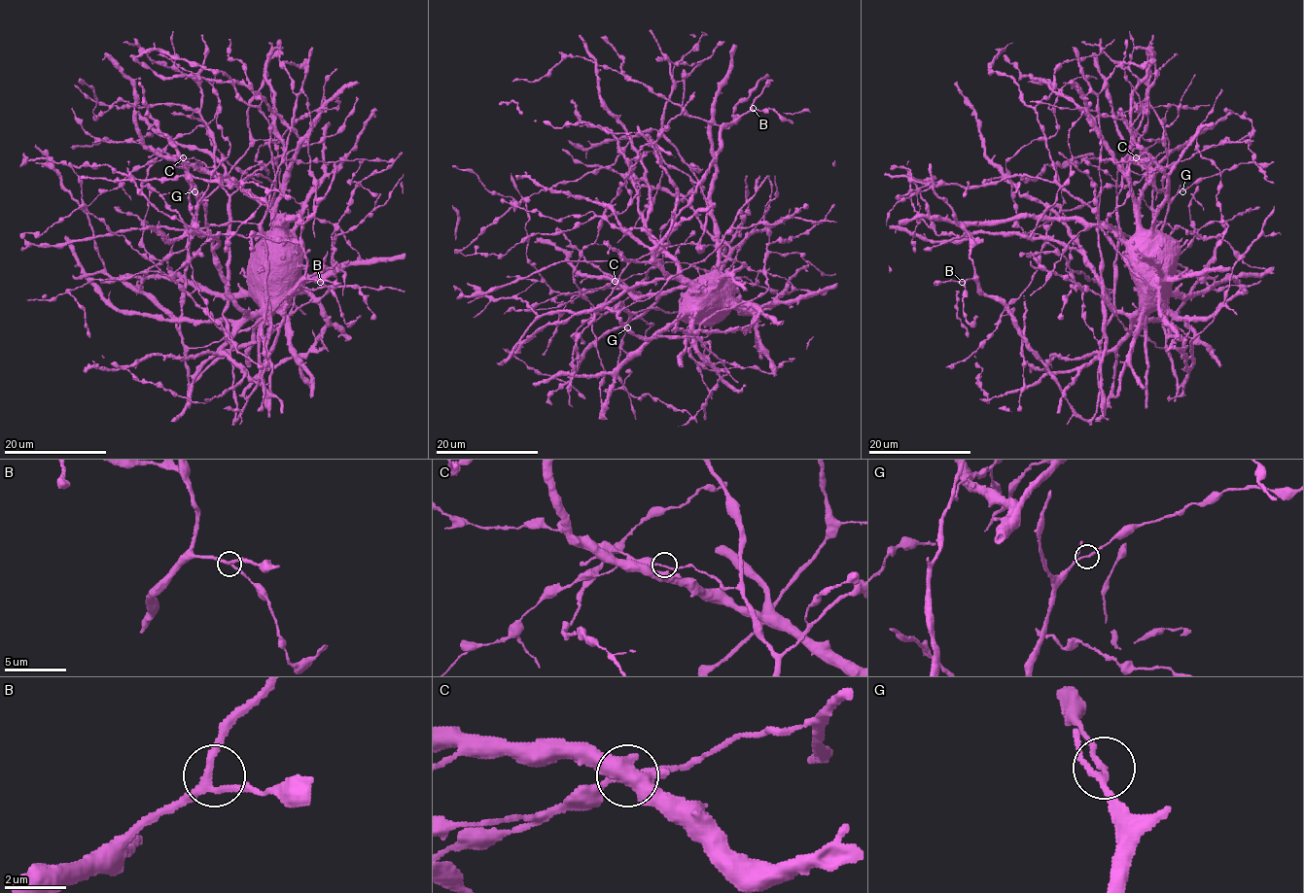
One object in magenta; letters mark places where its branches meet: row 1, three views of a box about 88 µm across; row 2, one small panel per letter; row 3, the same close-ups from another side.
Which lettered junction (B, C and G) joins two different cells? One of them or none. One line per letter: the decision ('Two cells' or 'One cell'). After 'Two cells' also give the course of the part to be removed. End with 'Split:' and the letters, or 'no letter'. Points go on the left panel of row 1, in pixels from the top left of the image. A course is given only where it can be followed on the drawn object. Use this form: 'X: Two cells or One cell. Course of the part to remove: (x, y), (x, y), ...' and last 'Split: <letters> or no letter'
B: One cell
C: One cell
G: One cell
Split: no letter

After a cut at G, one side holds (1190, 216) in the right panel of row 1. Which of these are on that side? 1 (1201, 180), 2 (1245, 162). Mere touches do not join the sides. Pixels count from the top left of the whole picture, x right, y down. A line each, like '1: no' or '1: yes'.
1: no
2: no

